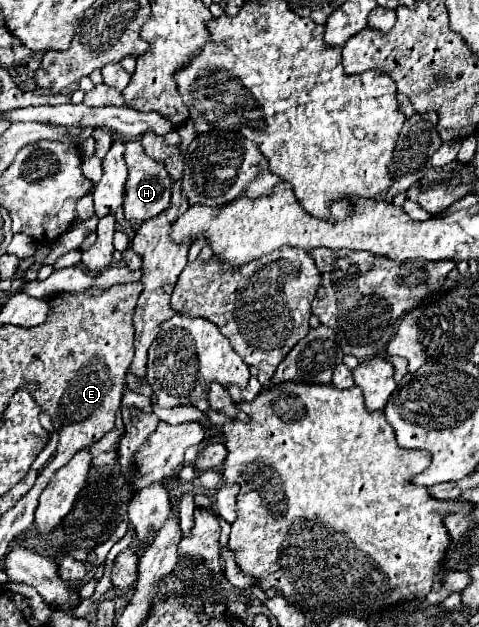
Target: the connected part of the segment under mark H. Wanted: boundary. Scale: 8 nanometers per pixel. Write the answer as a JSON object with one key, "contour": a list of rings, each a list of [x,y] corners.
{"contour":[[[126,142],[126,166],[128,166],[128,180],[126,180],[126,202],[124,202],[124,216],[130,222],[142,224],[148,218],[158,216],[170,206],[170,194],[174,180],[168,176],[162,162],[154,162],[142,148],[140,142]]]}

